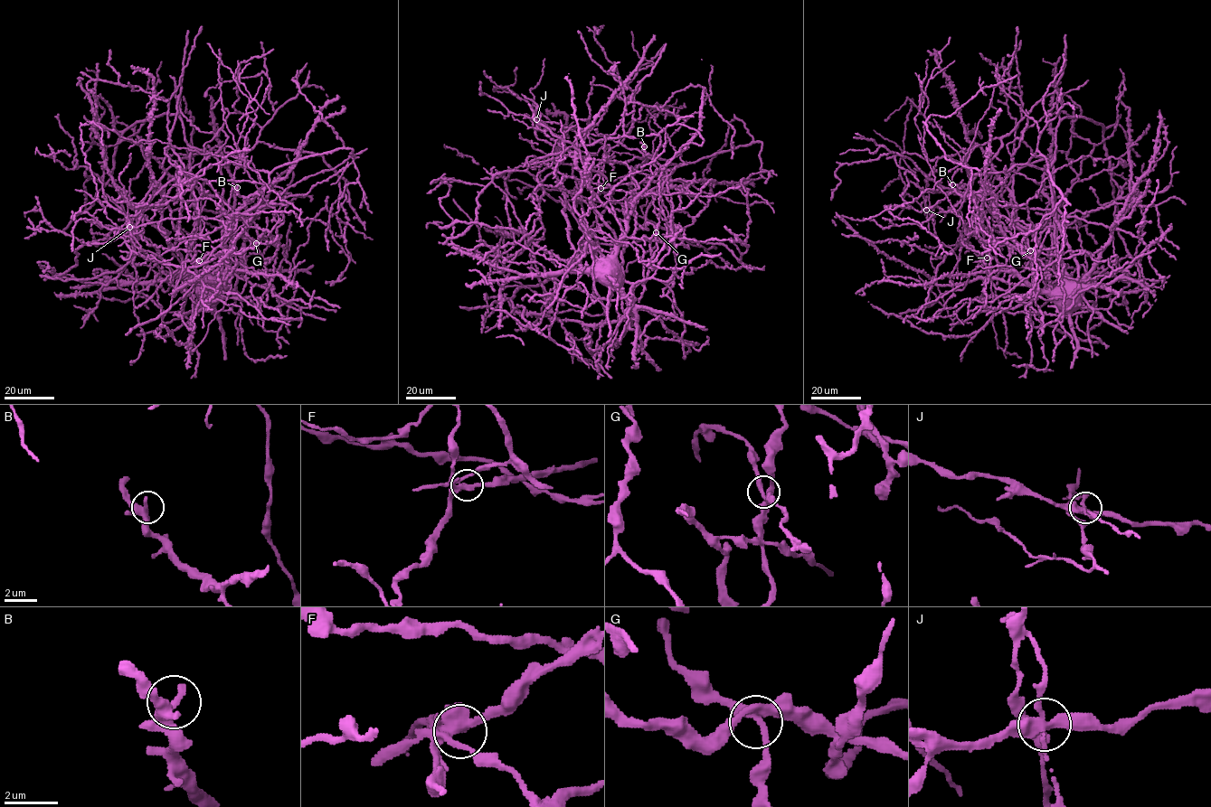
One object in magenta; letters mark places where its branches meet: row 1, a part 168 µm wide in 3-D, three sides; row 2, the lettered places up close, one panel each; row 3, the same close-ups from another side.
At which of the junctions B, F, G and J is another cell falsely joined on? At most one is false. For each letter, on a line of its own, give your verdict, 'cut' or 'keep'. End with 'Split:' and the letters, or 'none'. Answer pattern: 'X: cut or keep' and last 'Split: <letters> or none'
B: keep
F: keep
G: keep
J: cut
Split: J

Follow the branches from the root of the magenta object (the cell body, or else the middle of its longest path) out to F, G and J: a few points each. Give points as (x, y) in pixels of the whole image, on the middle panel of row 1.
F: (607, 259), (605, 263), (597, 250), (597, 239), (586, 232), (581, 223), (600, 188)
G: (607, 259), (591, 248), (574, 209), (603, 239), (656, 239), (656, 232)
J: (607, 259), (625, 232), (625, 195), (638, 188), (625, 162), (643, 154), (604, 136), (576, 133), (536, 119)

